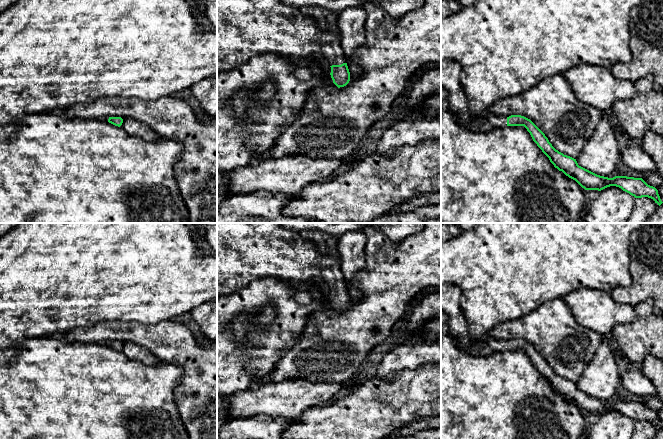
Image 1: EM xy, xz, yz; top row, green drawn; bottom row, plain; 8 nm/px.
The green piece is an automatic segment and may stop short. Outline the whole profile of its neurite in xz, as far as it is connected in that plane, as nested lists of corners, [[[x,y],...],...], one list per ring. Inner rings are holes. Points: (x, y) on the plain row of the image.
[[[308,231],[304,235],[313,241],[320,253],[331,256],[335,264],[322,272],[322,279],[331,291],[331,302],[338,311],[346,310],[350,305],[350,296],[346,287],[345,276],[340,269],[340,254],[337,249],[338,238],[321,231]]]

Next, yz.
[[[491,336],[484,343],[474,342],[464,352],[475,356],[487,356],[494,352],[504,350],[524,350],[530,357],[533,365],[549,382],[550,386],[559,395],[575,404],[585,414],[601,415],[610,410],[616,410],[629,417],[635,422],[651,422],[659,430],[663,427],[658,418],[658,414],[648,409],[642,402],[627,400],[615,400],[608,402],[597,399],[578,389],[576,383],[564,379],[556,374],[549,366],[545,358],[528,342],[521,339],[511,339],[509,341],[498,341]]]

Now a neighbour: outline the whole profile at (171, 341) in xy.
[[[170,319],[157,324],[105,322],[77,328],[63,338],[77,343],[133,342],[153,353],[159,362],[181,366],[184,373],[176,385],[175,397],[188,439],[217,439],[217,347],[203,347],[180,321]]]

